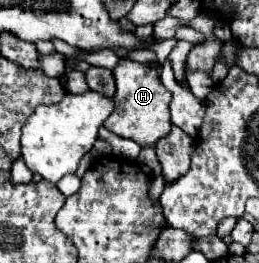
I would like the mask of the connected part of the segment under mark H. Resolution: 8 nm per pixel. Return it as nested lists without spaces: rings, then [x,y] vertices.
[[[121,58],[113,70],[113,76],[117,82],[117,92],[113,96],[115,110],[105,120],[105,128],[121,138],[135,140],[141,146],[155,144],[159,138],[169,134],[171,130],[171,116],[169,116],[171,92],[163,86],[159,68],[155,64],[141,64],[129,58]]]

